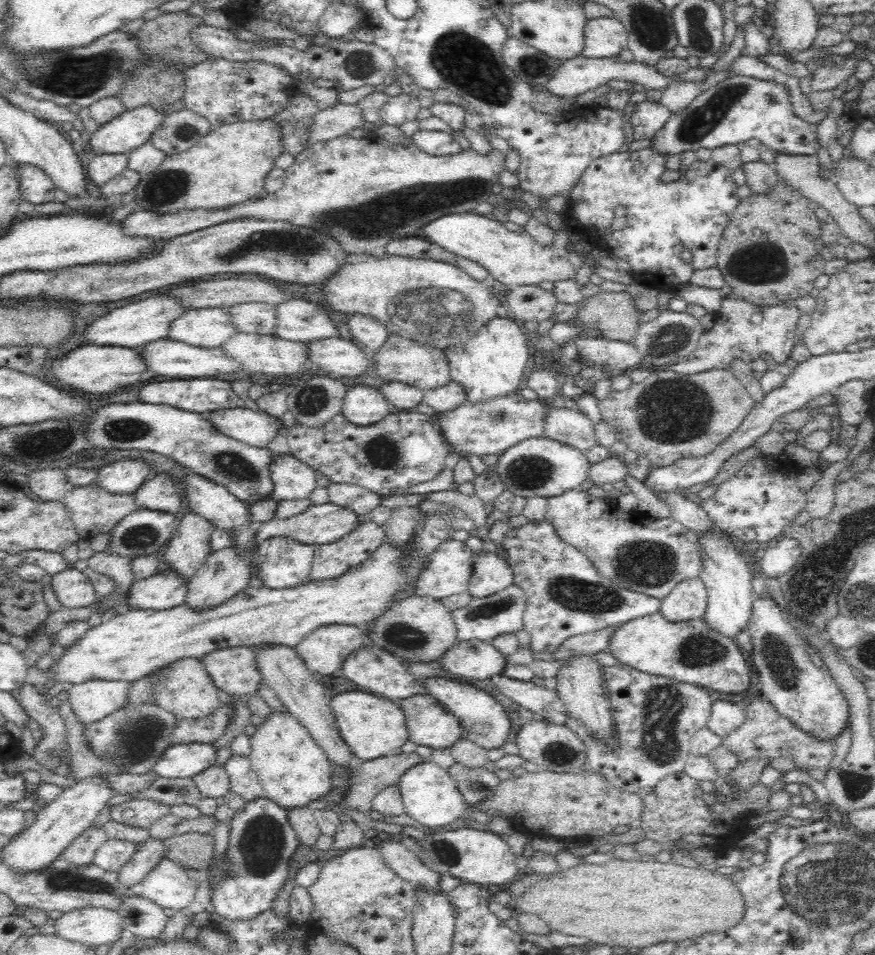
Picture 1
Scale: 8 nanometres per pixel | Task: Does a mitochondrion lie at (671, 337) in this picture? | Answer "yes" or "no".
yes

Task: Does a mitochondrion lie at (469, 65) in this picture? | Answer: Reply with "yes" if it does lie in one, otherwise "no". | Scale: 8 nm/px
yes

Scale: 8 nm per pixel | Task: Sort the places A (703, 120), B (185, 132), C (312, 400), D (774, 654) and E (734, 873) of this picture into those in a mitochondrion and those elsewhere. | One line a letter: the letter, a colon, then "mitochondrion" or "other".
A: mitochondrion
B: mitochondrion
C: mitochondrion
D: mitochondrion
E: other

